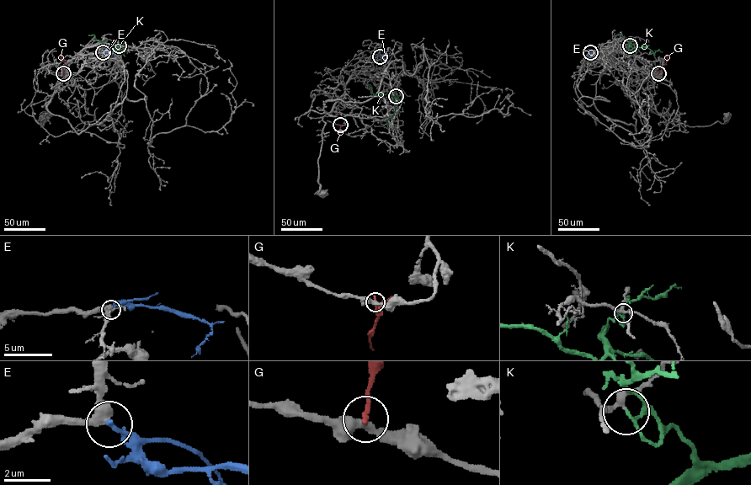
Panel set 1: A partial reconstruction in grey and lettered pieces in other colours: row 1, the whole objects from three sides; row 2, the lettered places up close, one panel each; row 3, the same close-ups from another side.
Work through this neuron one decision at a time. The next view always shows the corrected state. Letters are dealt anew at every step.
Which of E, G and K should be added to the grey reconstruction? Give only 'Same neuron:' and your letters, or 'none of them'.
Same neuron: E

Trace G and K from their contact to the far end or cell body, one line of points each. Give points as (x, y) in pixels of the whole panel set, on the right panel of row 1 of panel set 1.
G: (658, 73), (667, 61), (668, 57), (665, 57)
K: (630, 46), (632, 48), (631, 50), (627, 48), (629, 41), (617, 35)

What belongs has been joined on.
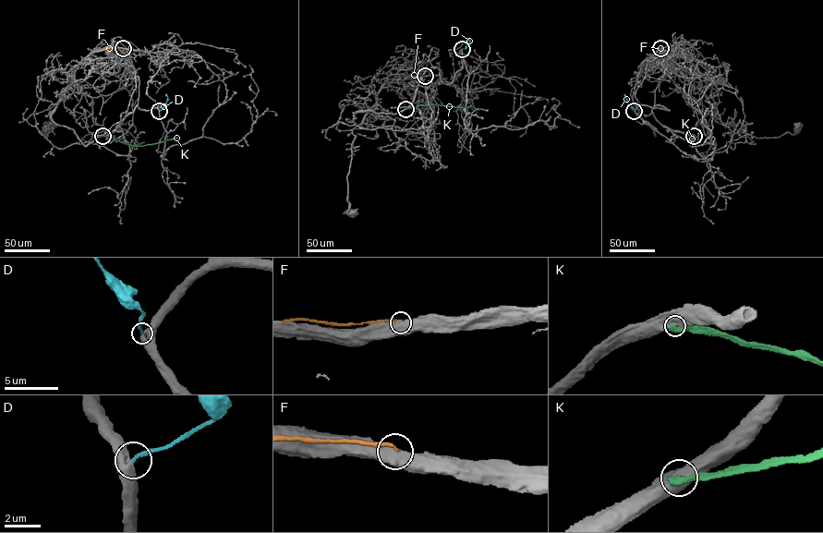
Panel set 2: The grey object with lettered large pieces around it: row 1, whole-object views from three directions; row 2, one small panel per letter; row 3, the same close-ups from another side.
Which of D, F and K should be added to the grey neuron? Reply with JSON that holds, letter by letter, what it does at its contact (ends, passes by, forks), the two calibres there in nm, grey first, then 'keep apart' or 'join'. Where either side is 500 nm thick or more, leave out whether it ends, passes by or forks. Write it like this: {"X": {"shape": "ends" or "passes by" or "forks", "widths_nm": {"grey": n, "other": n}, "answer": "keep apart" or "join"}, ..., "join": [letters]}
{"D": {"shape": "ends", "widths_nm": {"grey": 400, "other": 180}, "answer": "join"}, "F": {"widths_nm": {"grey": 600, "other": 170}, "answer": "keep apart"}, "K": {"widths_nm": {"grey": 750, "other": 440}, "answer": "keep apart"}, "join": ["D"]}

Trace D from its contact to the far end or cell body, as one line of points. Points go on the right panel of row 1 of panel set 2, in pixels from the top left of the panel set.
D: (634, 111), (624, 94)

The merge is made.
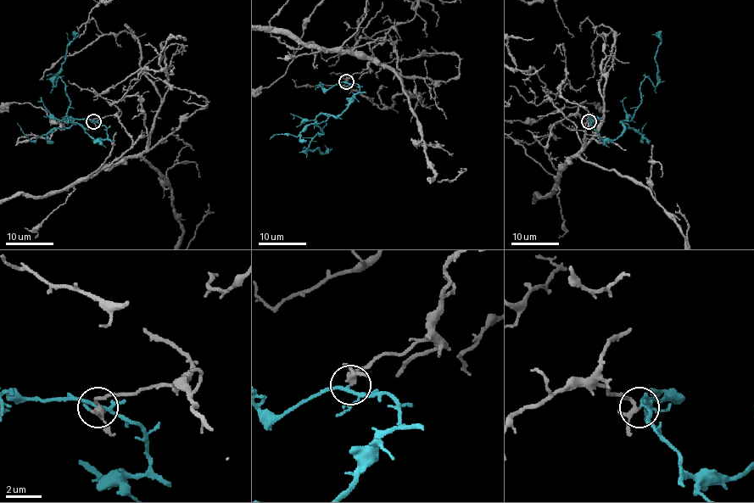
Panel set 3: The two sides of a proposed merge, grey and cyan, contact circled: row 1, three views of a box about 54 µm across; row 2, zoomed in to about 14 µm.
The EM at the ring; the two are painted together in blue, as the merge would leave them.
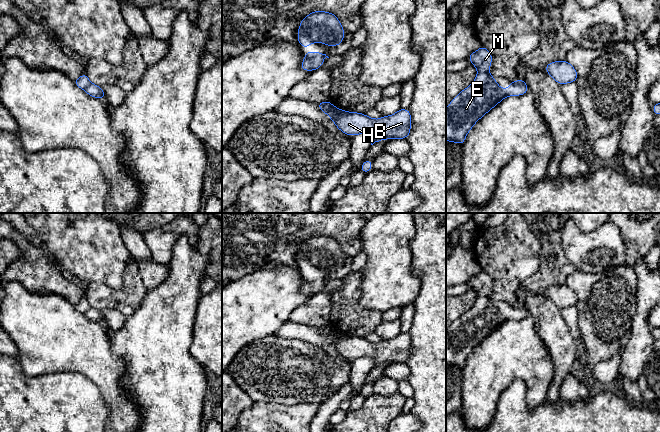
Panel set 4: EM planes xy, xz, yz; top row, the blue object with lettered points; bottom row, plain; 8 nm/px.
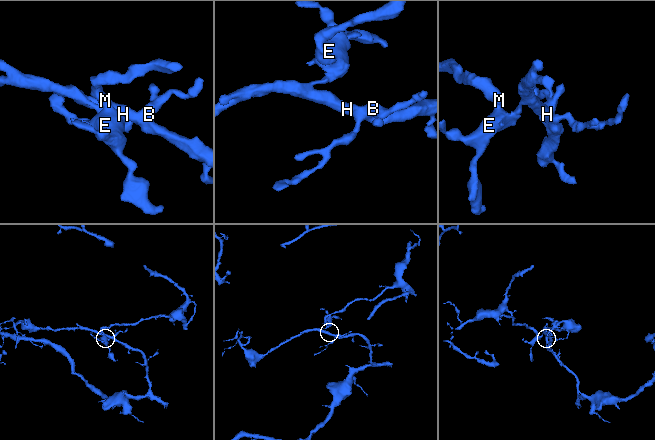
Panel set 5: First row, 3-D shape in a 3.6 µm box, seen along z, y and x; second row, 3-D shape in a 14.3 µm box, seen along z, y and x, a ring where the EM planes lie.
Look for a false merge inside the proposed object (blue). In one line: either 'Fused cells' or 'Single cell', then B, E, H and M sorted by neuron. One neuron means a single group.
Fused cells. Groups: B H / E M

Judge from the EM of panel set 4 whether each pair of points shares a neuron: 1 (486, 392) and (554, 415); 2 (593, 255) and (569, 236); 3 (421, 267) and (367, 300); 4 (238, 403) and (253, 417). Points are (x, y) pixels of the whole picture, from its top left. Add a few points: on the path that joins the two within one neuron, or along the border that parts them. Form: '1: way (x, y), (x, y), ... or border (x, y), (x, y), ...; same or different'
1: border (515, 379), (501, 392), (493, 419); different
2: way (587, 251), (575, 242); same
3: border (410, 249), (412, 272), (420, 279), (418, 295); different
4: border (254, 401), (236, 421); different

